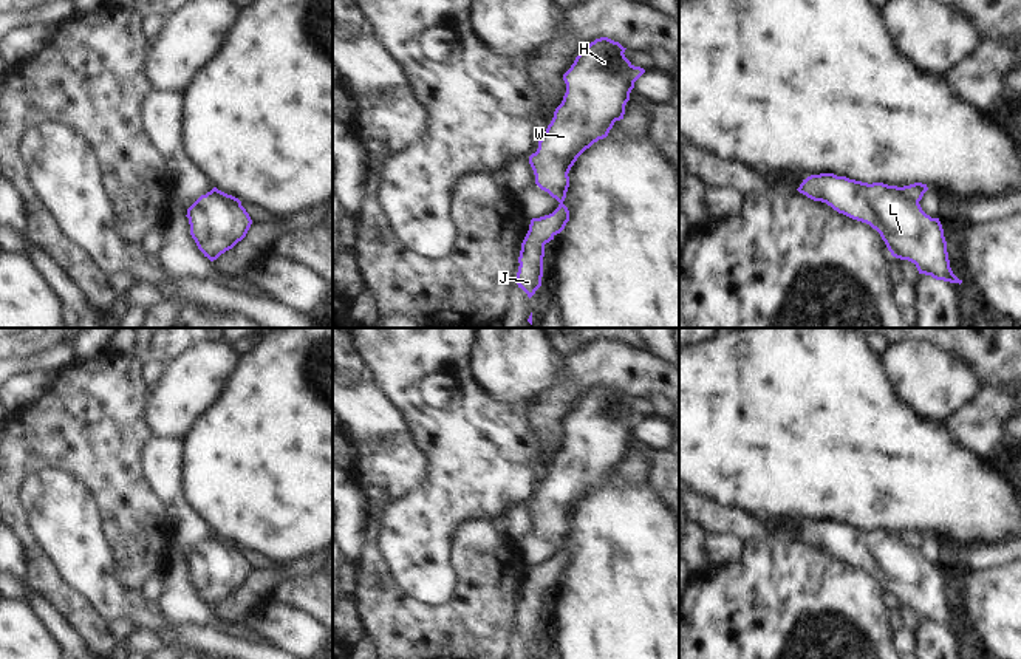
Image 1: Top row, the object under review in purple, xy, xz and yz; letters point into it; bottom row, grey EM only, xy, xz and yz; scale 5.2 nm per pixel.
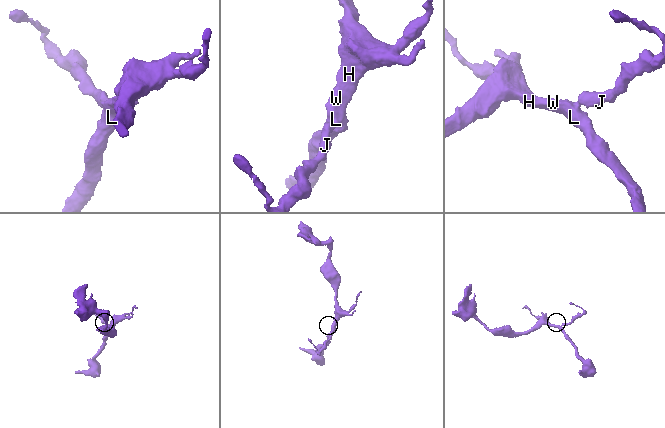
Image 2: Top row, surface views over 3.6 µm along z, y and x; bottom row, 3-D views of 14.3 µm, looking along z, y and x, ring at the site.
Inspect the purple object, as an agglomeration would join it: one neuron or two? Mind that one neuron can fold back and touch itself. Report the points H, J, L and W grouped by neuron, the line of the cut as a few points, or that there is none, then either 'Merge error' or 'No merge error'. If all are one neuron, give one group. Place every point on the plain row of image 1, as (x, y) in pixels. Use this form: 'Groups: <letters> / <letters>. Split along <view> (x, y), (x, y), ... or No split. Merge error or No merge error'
Groups: H L W / J. Split along yz (901, 534), (918, 548). Merge error

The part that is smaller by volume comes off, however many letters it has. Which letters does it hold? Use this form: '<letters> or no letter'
J

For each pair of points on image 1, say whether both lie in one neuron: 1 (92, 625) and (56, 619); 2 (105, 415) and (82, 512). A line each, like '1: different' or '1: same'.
1: different
2: different

